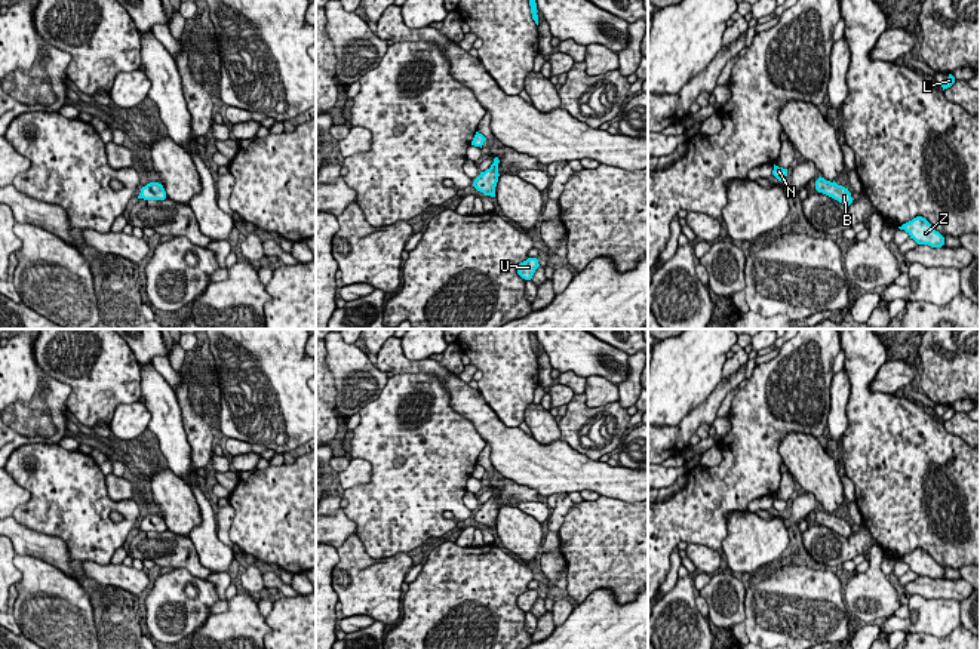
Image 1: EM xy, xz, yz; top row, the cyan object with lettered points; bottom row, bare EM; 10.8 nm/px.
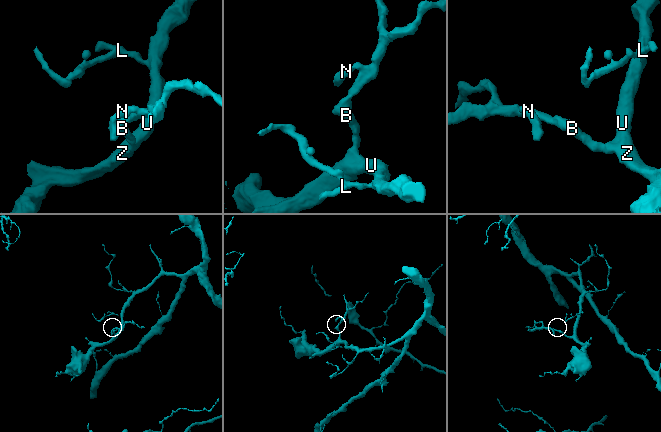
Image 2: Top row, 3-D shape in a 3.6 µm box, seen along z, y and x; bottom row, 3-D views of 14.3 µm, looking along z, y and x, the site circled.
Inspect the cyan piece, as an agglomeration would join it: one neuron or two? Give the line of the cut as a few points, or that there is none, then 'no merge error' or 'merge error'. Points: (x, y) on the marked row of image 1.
no cut; no merge error

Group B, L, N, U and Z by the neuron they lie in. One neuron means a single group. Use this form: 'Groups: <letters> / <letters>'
Groups: B L N U Z

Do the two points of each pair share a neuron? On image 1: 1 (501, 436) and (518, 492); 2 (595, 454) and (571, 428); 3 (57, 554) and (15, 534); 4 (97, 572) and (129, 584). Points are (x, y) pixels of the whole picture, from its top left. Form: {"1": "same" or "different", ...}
{"1": "different", "2": "same", "3": "same", "4": "same"}

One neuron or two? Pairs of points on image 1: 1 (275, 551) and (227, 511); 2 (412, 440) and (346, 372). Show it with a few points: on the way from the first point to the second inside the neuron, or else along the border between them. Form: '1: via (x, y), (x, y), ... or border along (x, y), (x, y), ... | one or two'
1: border along (230, 504), (234, 511), (230, 538), (234, 543) | two
2: border along (389, 378), (381, 393), (358, 412) | two

